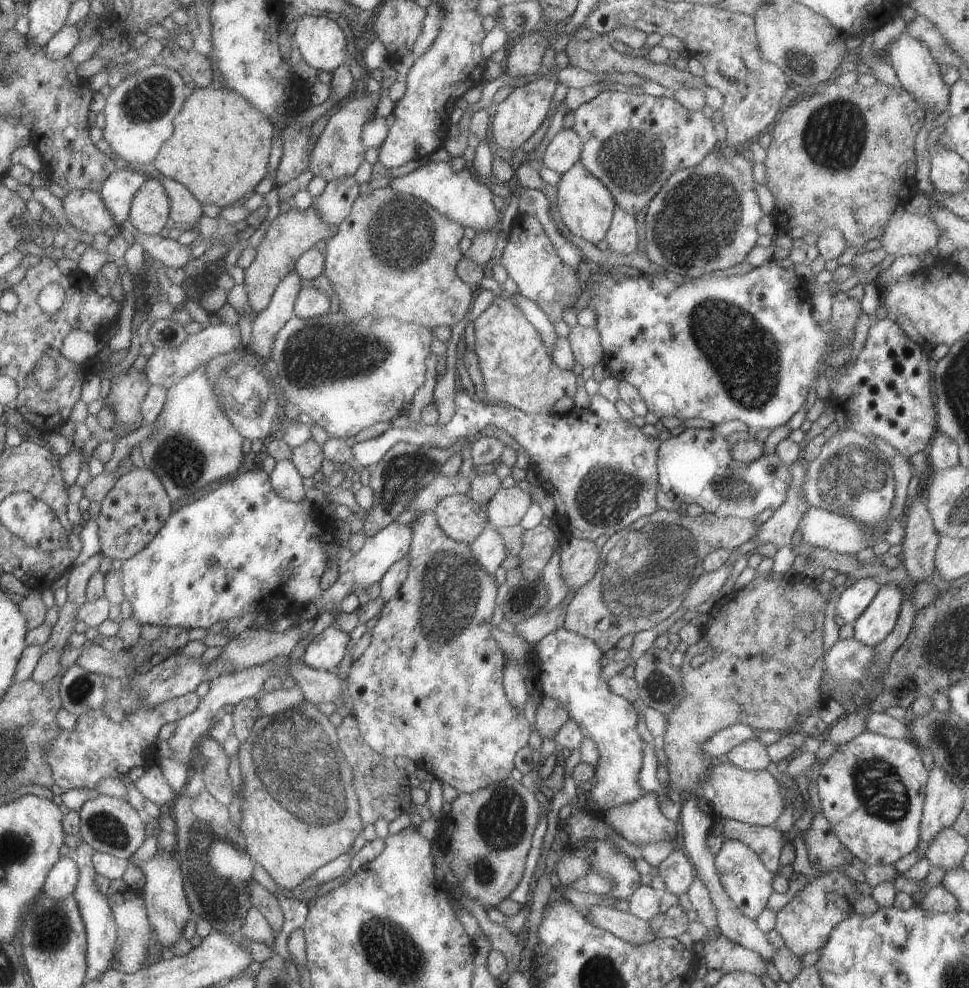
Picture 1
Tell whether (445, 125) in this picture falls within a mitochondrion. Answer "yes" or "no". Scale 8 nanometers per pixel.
no

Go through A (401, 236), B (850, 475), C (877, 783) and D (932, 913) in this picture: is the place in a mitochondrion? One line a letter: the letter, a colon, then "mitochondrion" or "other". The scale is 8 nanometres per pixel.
A: mitochondrion
B: mitochondrion
C: mitochondrion
D: other

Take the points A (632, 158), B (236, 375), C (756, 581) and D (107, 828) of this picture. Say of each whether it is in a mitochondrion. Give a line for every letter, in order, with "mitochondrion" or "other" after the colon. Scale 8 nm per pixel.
A: mitochondrion
B: mitochondrion
C: other
D: mitochondrion

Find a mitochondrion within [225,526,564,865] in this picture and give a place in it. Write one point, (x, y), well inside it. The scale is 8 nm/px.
(309, 808)

